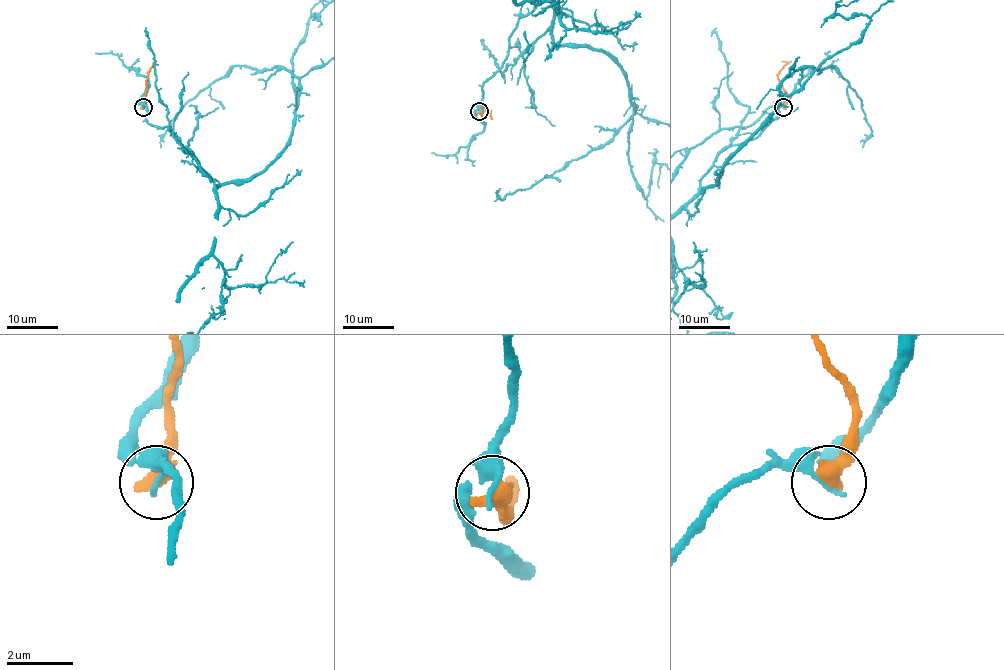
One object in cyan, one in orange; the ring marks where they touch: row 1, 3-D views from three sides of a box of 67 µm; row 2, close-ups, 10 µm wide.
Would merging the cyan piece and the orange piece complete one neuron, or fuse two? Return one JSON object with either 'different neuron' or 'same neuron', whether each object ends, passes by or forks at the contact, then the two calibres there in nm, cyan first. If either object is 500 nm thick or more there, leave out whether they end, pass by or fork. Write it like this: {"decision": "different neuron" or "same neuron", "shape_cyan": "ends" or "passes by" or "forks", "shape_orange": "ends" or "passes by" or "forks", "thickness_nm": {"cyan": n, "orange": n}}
{"decision": "different neuron", "thickness_nm": {"cyan": 280, "orange": 550}}

